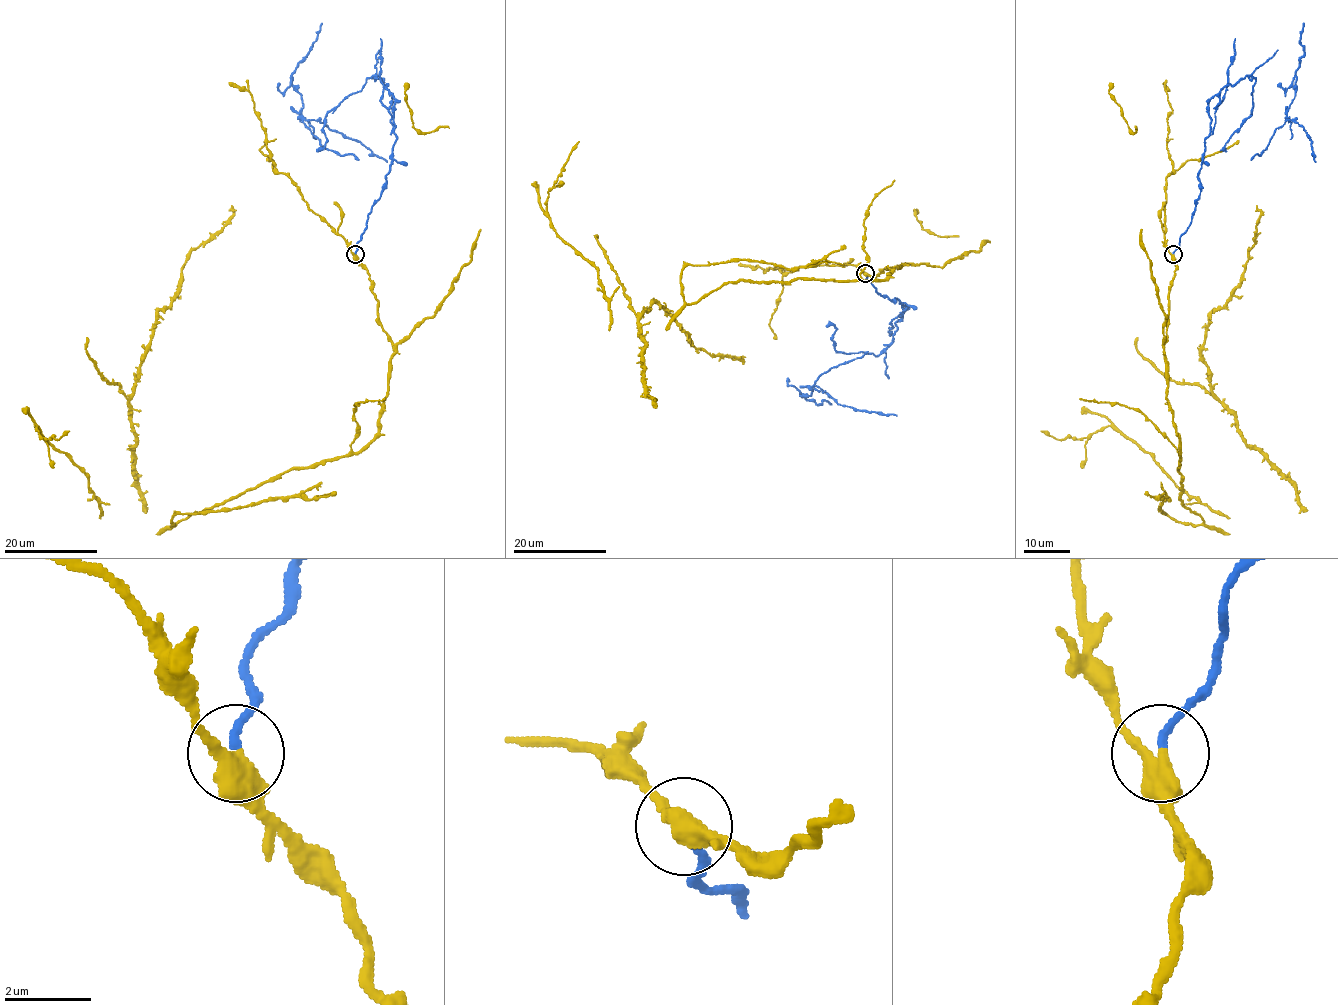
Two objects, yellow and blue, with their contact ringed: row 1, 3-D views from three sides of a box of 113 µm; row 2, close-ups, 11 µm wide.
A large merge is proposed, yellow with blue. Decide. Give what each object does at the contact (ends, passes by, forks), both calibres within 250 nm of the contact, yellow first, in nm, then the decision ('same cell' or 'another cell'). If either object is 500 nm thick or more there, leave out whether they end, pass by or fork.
yellow passes by; blue ends there; 420 nm thick on the yellow side, 180 nm on the other; another cell

